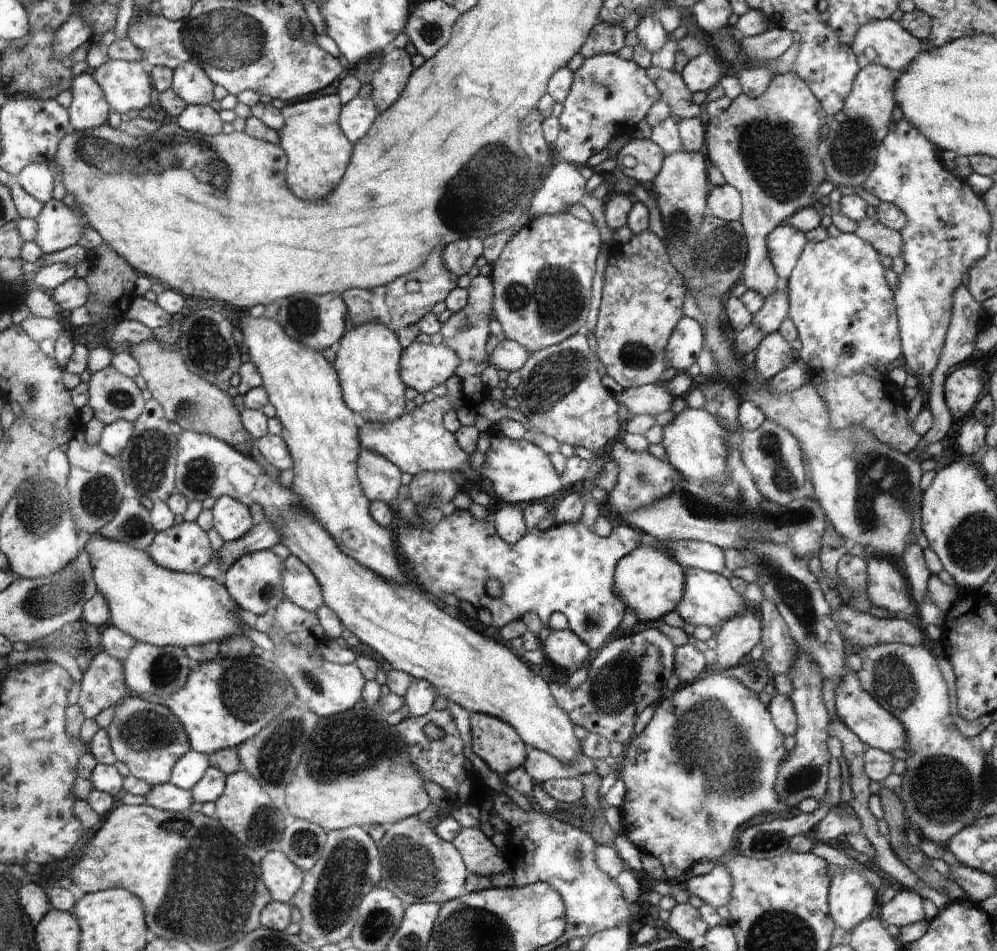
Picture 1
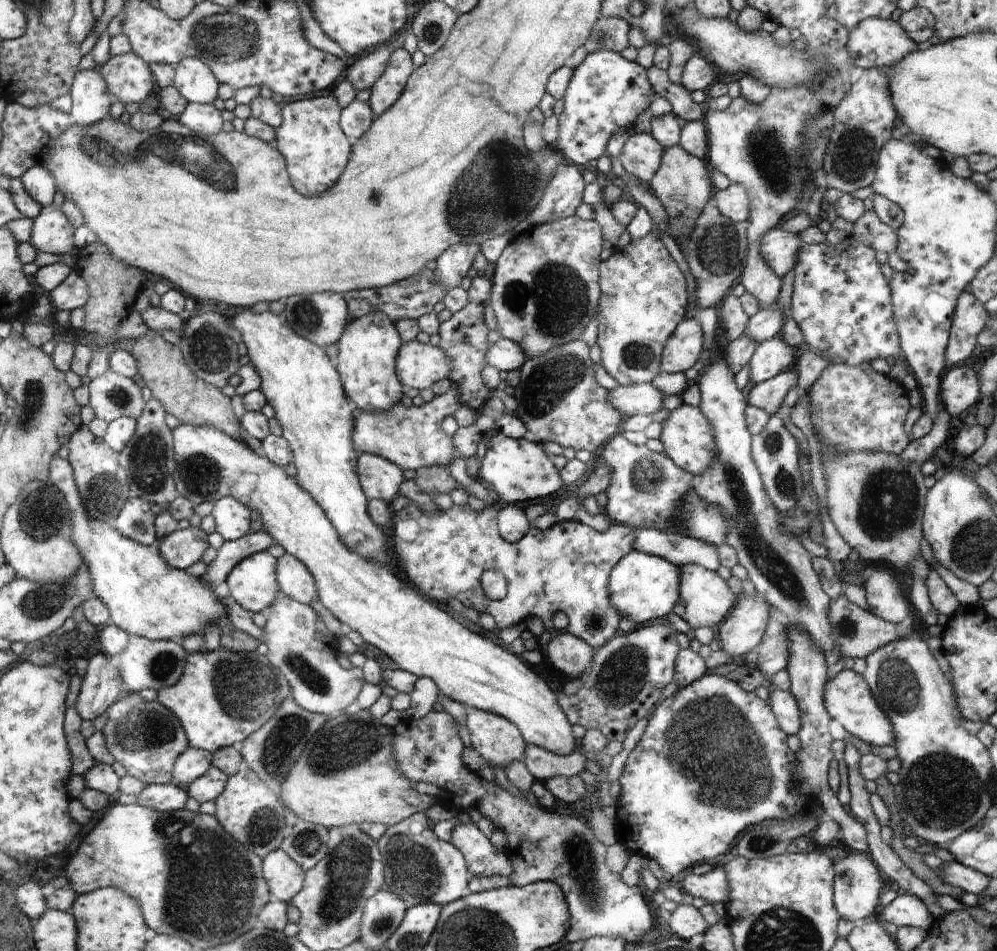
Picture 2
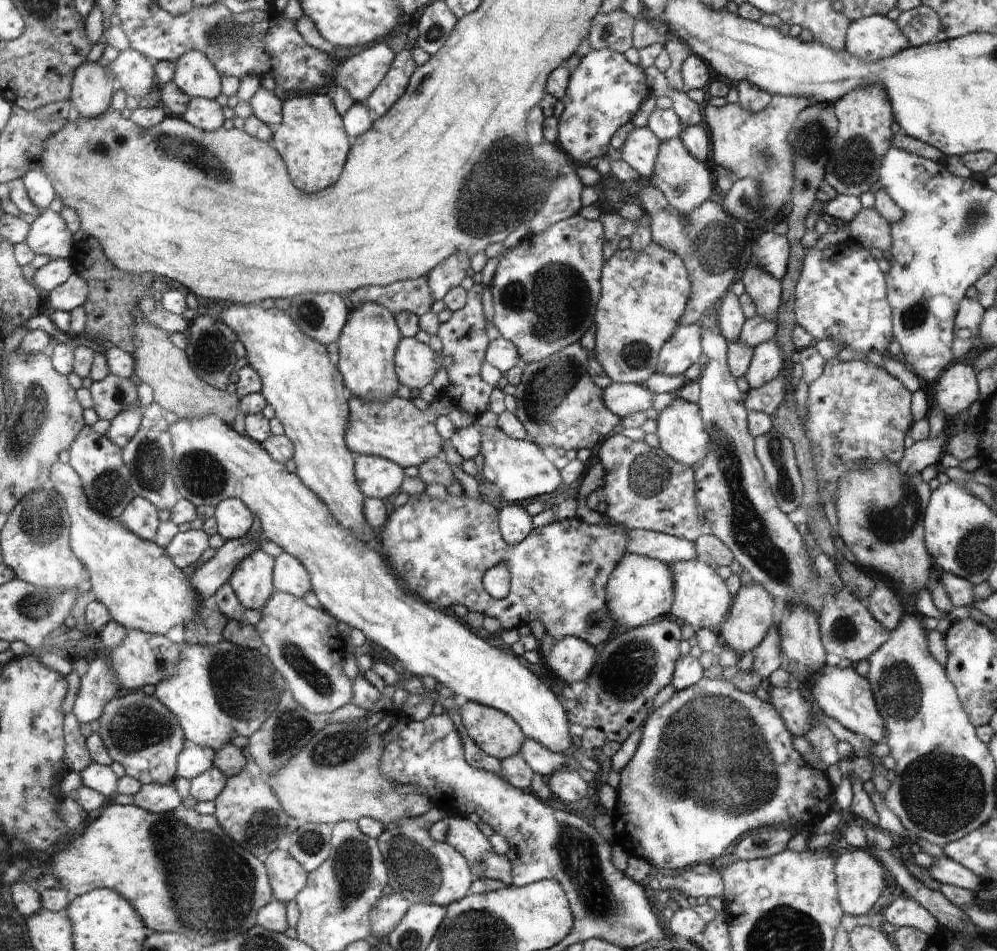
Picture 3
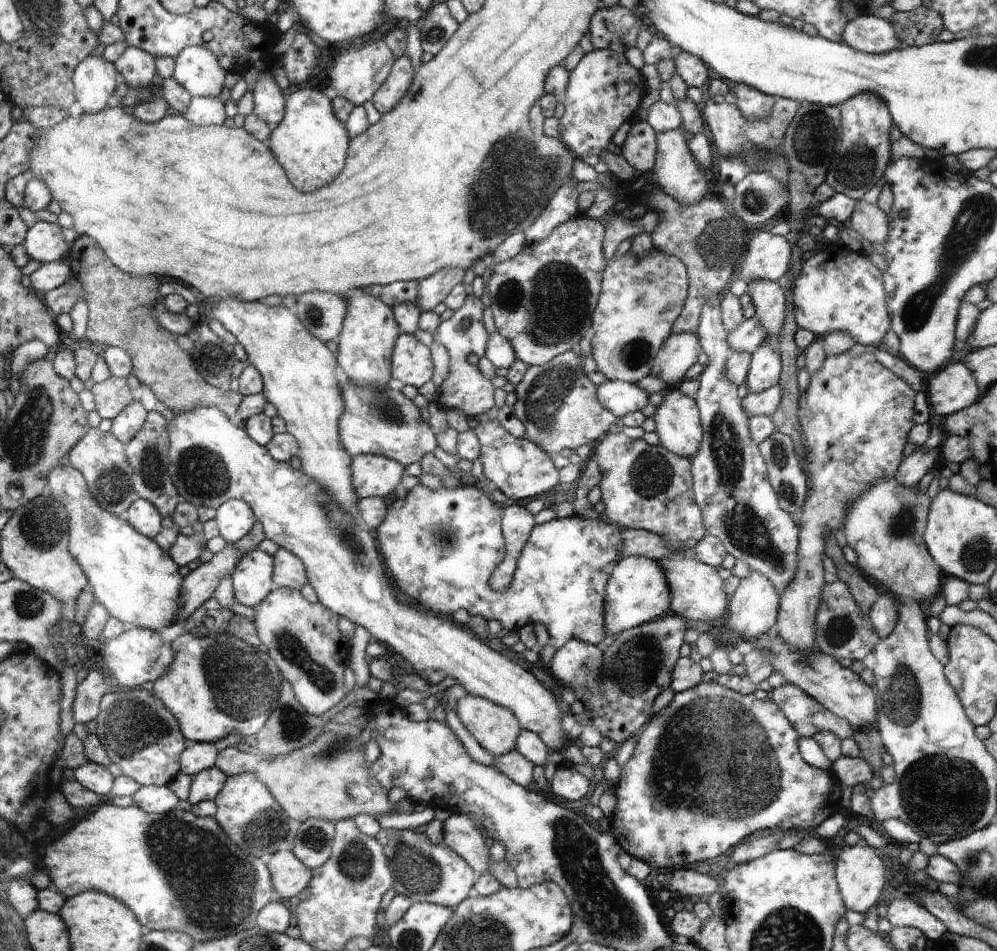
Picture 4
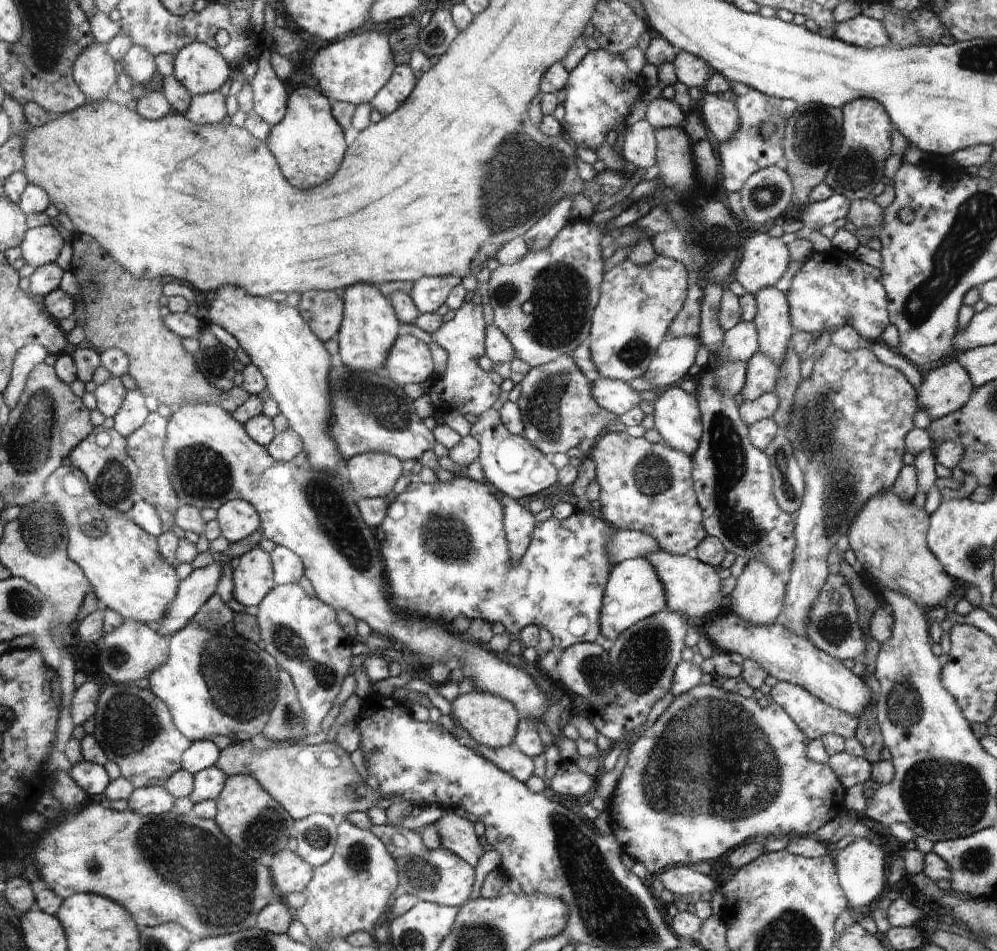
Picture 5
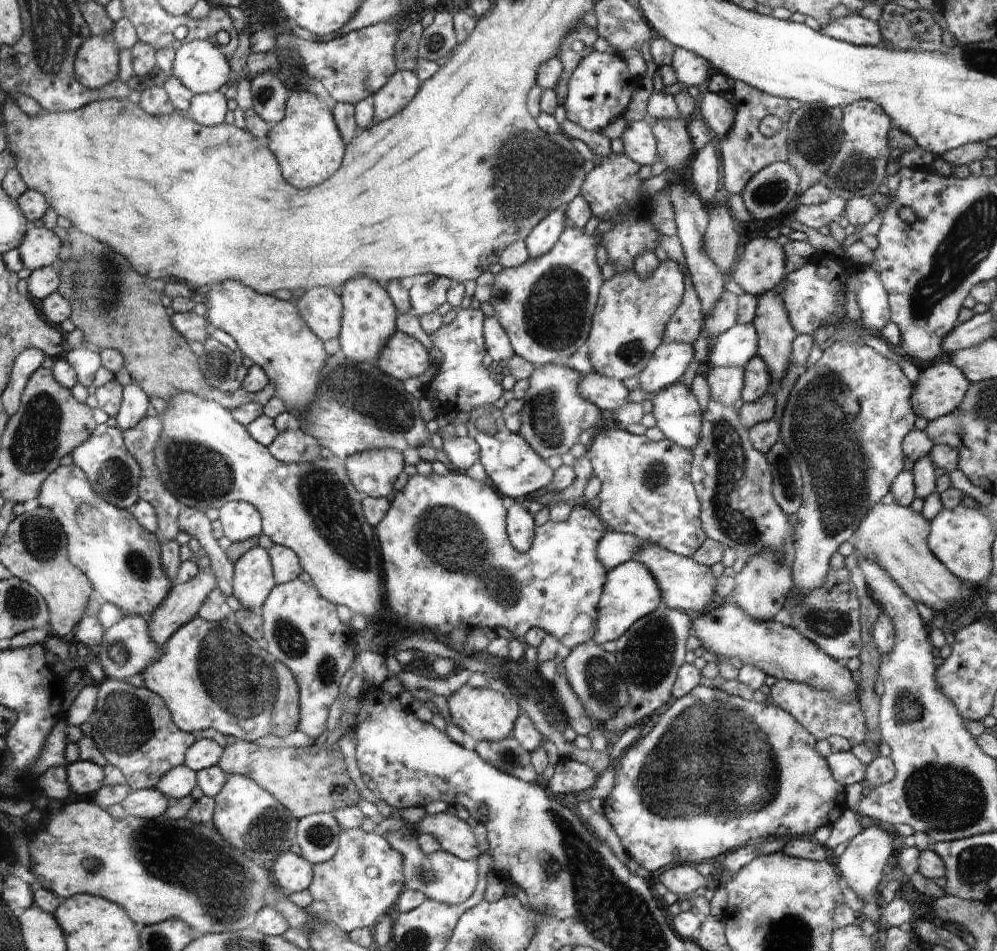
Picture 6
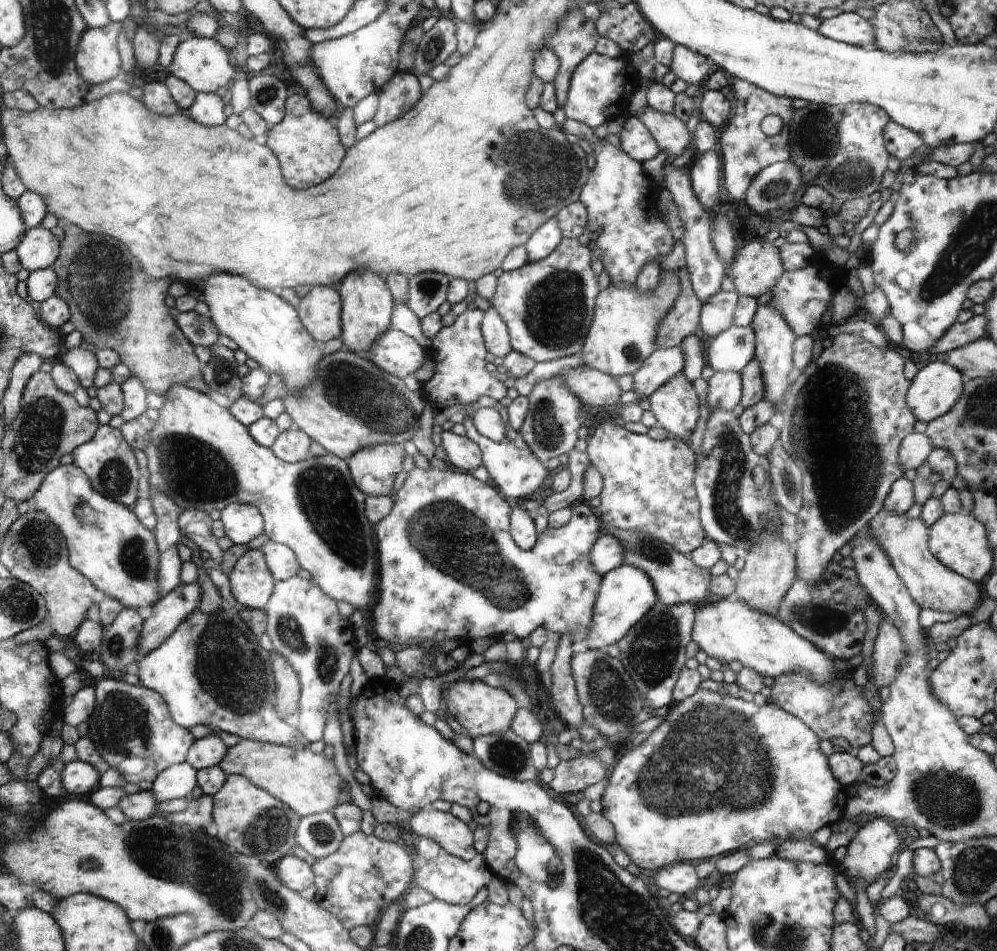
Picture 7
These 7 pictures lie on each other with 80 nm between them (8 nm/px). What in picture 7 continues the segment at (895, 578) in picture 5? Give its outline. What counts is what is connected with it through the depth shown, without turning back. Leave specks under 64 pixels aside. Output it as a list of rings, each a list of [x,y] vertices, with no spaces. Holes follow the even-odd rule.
[[[888,514],[882,517],[883,523],[876,526],[873,522],[865,530],[874,537],[888,553],[893,567],[898,576],[905,582],[910,596],[916,604],[922,608],[938,610],[938,612],[950,612],[957,616],[970,614],[976,608],[976,602],[980,600],[978,586],[970,582],[968,577],[955,573],[944,565],[932,552],[928,550],[930,539],[928,538],[928,526],[918,518],[908,520],[905,515]]]

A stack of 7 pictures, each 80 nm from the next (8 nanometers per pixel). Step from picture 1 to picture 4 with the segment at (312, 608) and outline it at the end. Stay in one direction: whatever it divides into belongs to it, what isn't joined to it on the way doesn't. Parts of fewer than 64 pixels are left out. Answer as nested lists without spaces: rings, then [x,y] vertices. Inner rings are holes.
[[[279,547],[274,556],[274,581],[280,588],[299,590],[308,583],[306,565],[294,553]]]

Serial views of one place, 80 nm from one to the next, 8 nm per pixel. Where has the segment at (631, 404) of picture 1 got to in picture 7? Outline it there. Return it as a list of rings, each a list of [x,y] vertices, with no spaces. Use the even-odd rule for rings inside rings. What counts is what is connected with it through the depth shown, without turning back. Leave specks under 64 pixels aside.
[[[578,367],[560,372],[567,387],[576,395],[584,406],[604,408],[620,402],[622,390],[616,379],[602,371],[590,367]]]

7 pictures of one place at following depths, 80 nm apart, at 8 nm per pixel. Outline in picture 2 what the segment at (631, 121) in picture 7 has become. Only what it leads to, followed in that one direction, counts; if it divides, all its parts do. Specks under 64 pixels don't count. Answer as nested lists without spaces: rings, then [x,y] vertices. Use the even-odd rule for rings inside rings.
[[[637,132],[626,140],[619,159],[626,171],[648,183],[659,170],[663,151],[663,145],[651,133]]]

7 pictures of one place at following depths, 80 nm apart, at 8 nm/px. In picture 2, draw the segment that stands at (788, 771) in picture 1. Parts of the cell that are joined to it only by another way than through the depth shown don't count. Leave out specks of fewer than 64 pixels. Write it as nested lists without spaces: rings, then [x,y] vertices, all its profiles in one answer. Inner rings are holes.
[[[794,623],[784,625],[787,628],[787,665],[789,678],[791,680],[790,692],[796,696],[801,708],[801,720],[803,726],[798,734],[800,742],[802,742],[802,750],[799,754],[799,769],[803,779],[795,785],[805,795],[814,794],[825,810],[825,817],[835,820],[842,830],[842,838],[844,842],[856,850],[856,852],[869,852],[869,844],[867,841],[867,832],[864,825],[858,820],[854,820],[838,801],[837,794],[831,789],[828,780],[828,771],[832,762],[834,762],[834,752],[832,744],[836,738],[834,724],[826,707],[826,684],[828,674],[825,654],[820,647],[815,645],[813,638],[800,626]]]

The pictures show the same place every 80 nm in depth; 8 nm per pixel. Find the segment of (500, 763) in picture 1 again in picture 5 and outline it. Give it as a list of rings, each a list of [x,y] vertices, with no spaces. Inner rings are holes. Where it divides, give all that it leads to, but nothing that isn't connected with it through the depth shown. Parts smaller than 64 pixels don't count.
[[[476,688],[466,694],[459,694],[451,702],[451,717],[453,720],[479,745],[490,748],[506,747],[514,742],[521,723],[521,712],[514,704],[504,700],[501,696],[493,695],[491,692],[481,691]]]

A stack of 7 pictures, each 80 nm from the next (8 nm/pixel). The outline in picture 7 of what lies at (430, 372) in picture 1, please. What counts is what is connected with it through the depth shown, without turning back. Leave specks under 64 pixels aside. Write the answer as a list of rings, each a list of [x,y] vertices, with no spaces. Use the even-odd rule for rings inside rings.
[[[392,329],[376,340],[368,352],[363,354],[387,373],[403,379],[413,374],[424,362],[424,352],[414,338]]]

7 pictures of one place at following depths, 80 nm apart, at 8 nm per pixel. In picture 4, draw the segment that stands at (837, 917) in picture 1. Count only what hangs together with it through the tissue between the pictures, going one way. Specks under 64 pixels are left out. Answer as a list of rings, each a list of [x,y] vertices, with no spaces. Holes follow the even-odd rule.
[[[858,842],[845,846],[837,857],[836,872],[843,900],[850,910],[866,914],[884,890],[884,866],[874,847]]]

